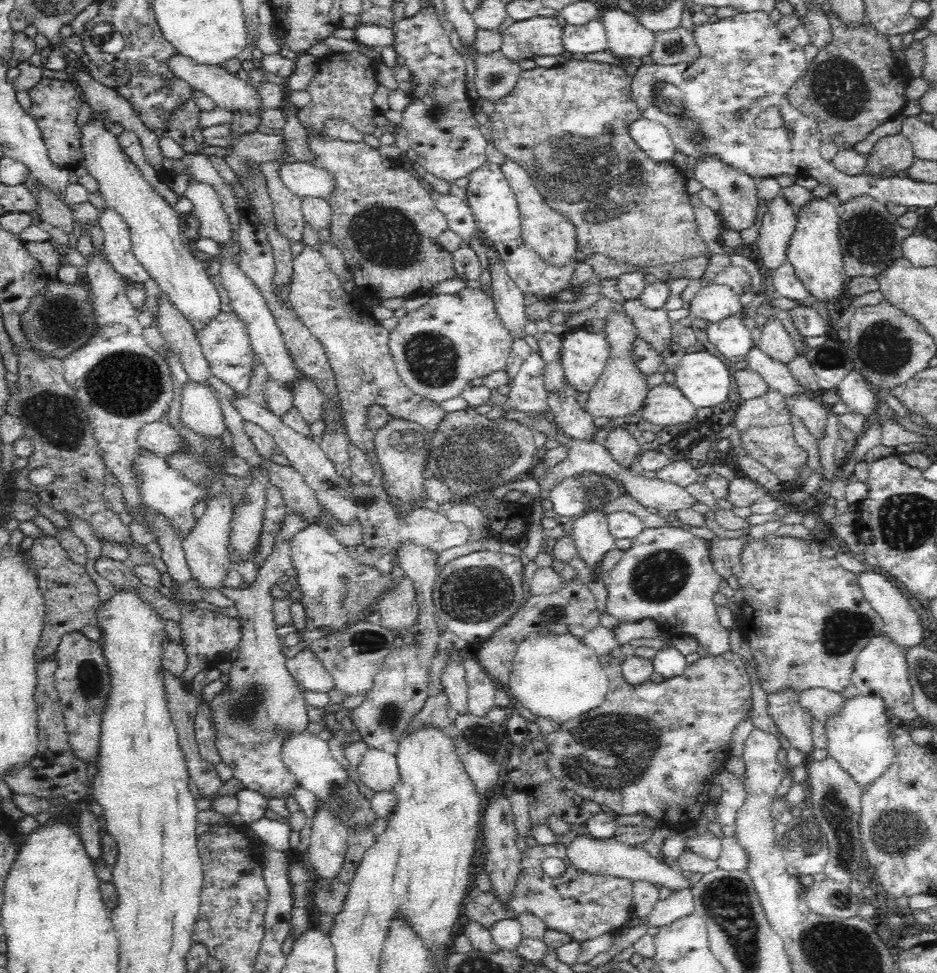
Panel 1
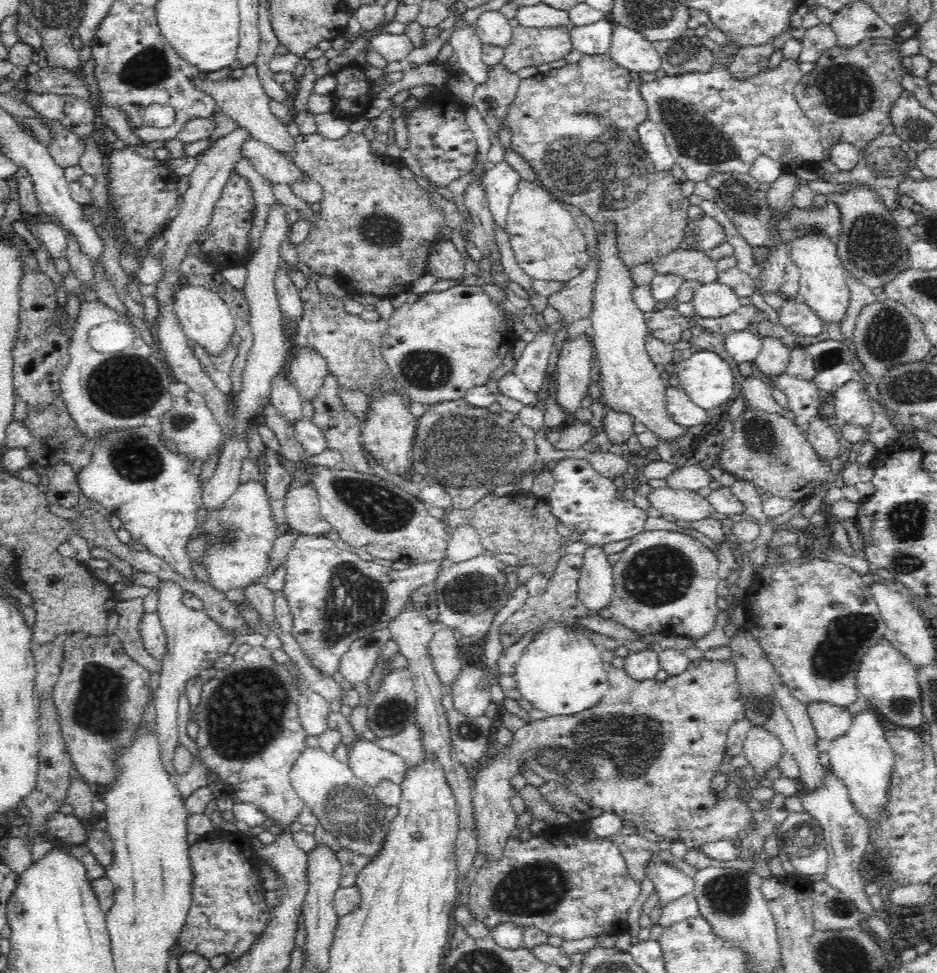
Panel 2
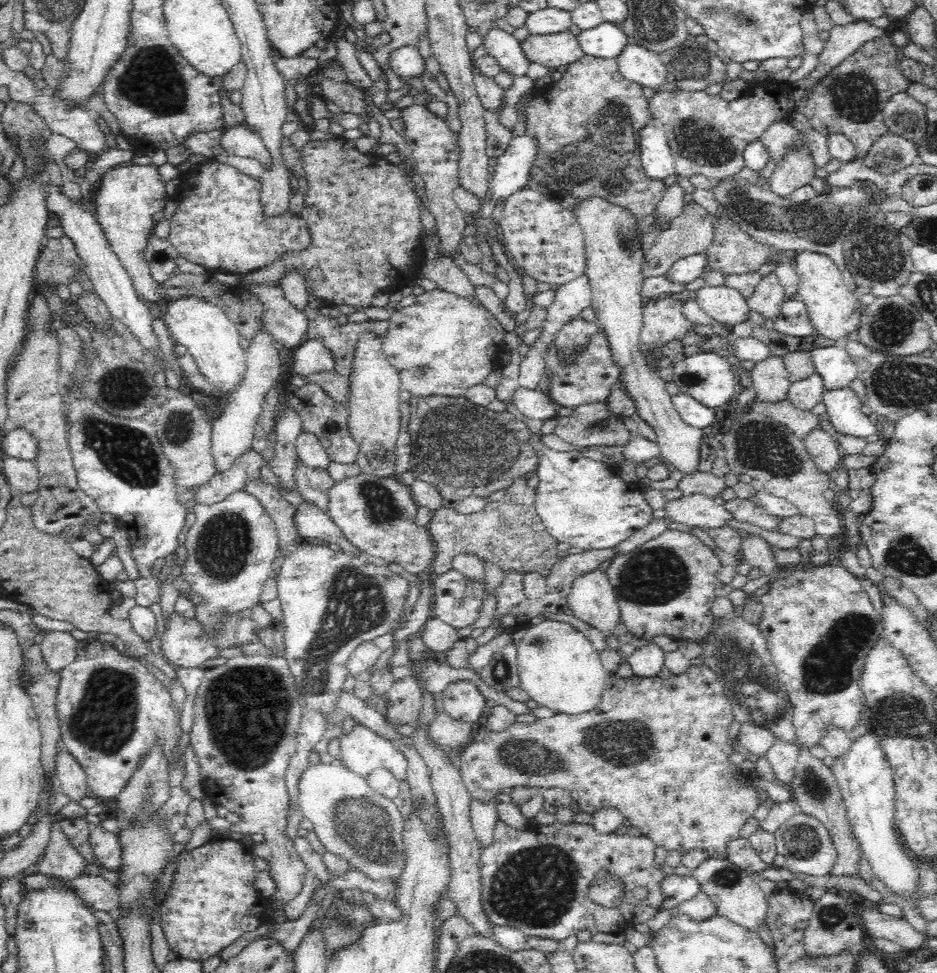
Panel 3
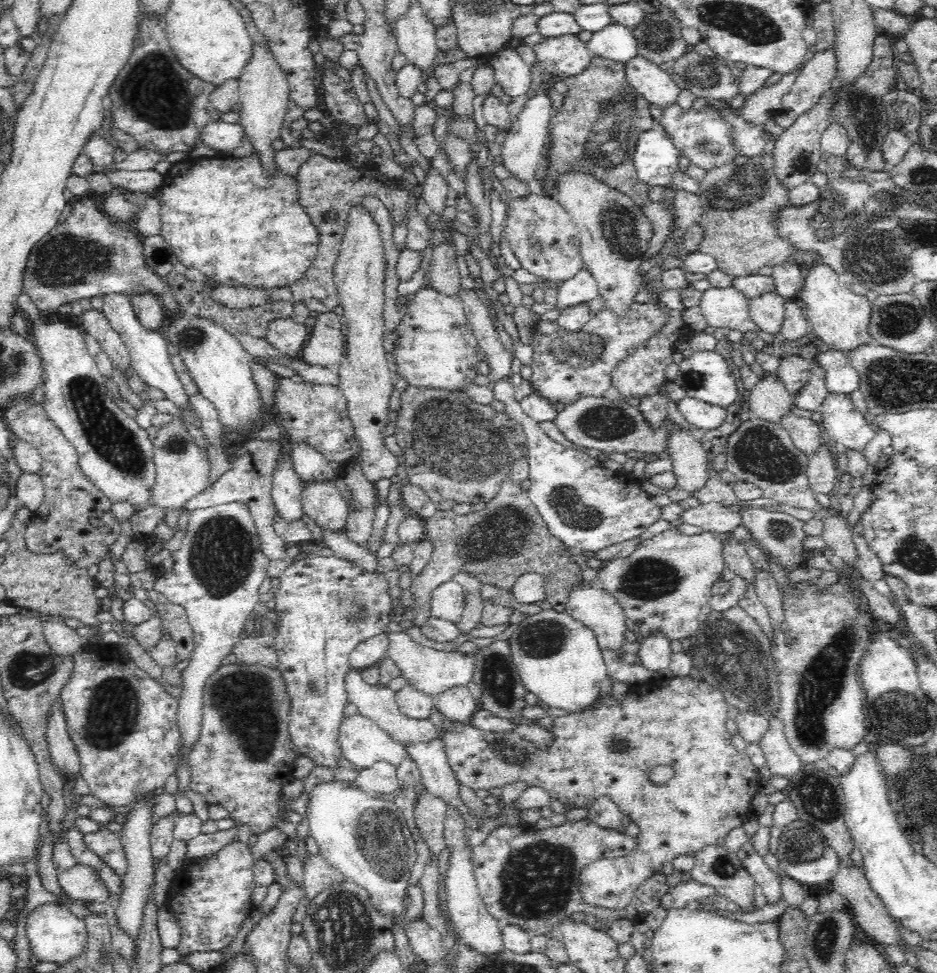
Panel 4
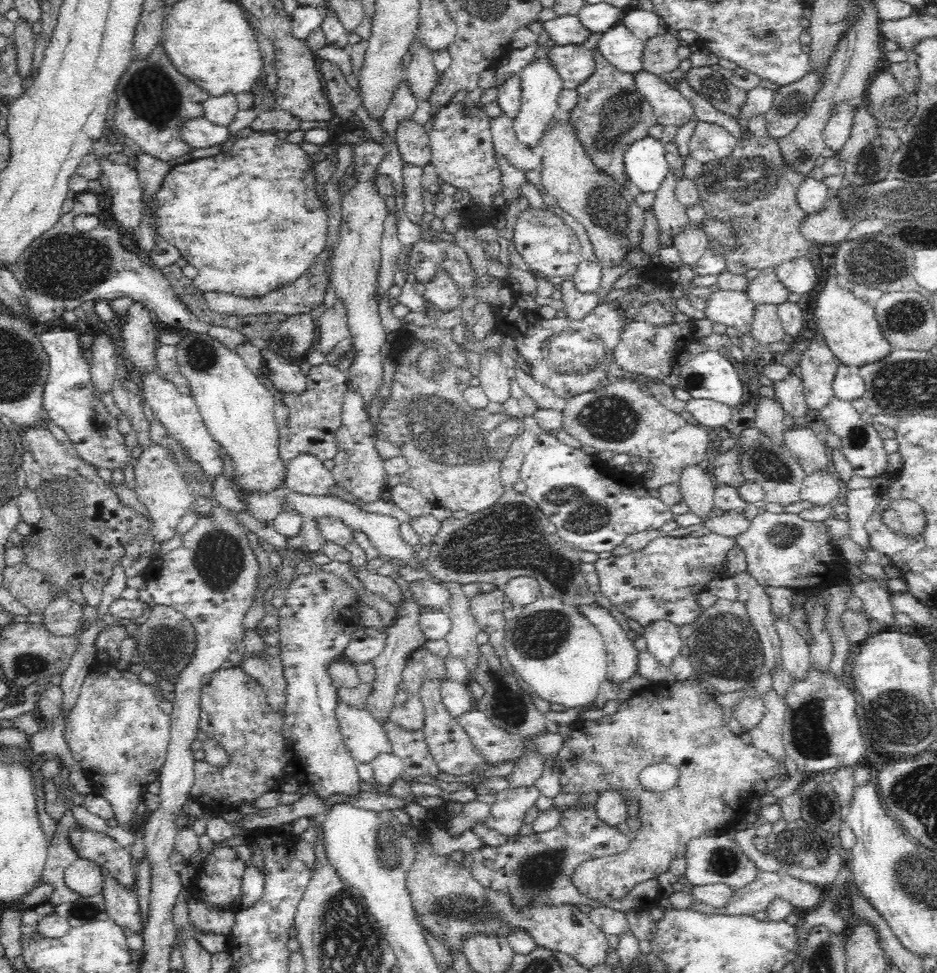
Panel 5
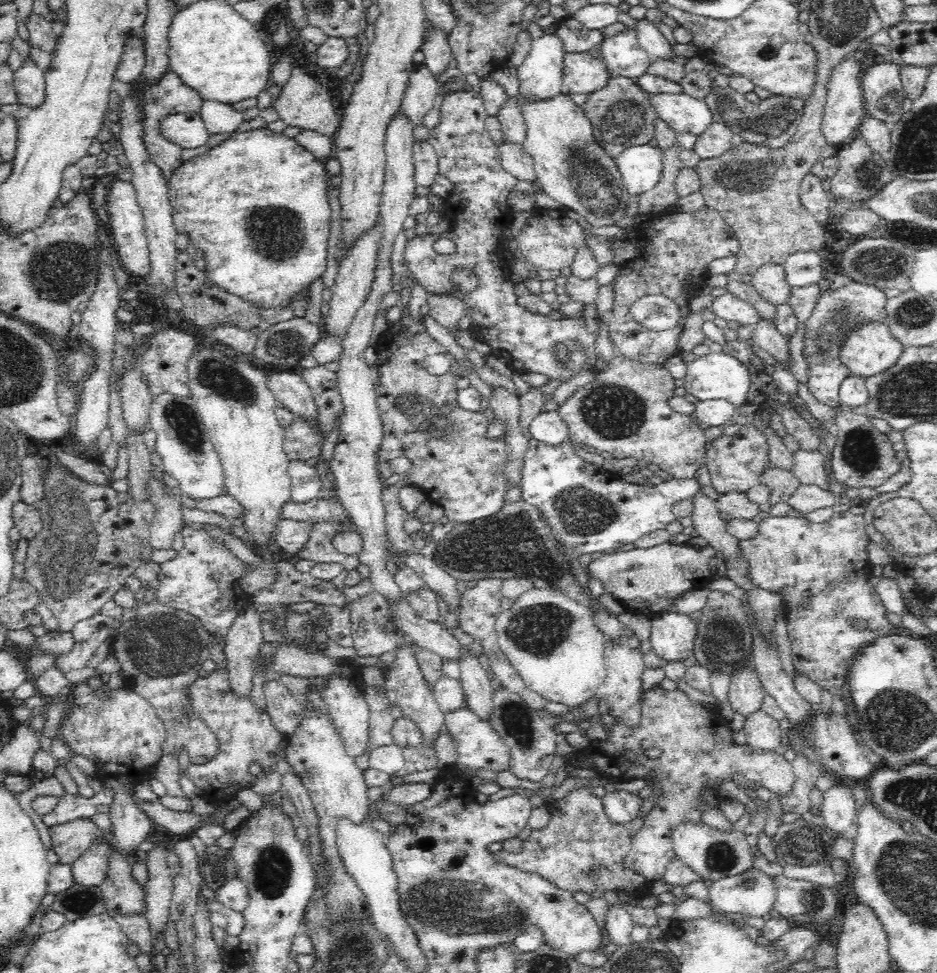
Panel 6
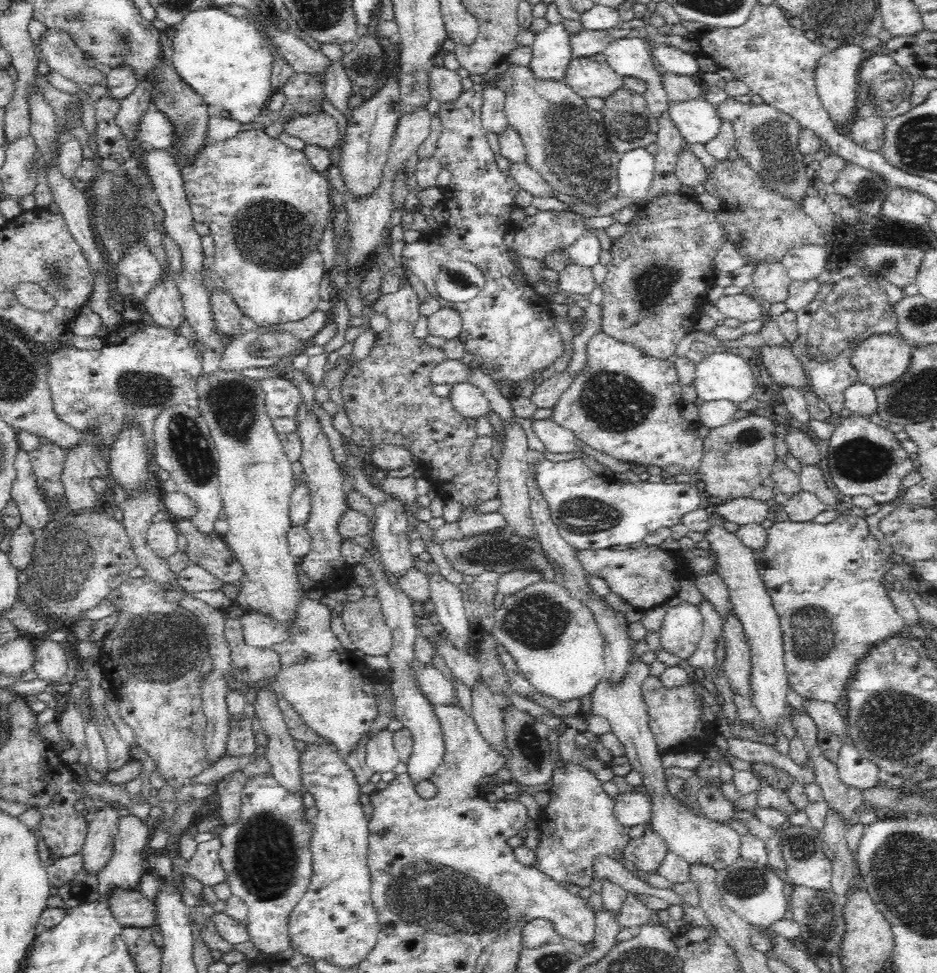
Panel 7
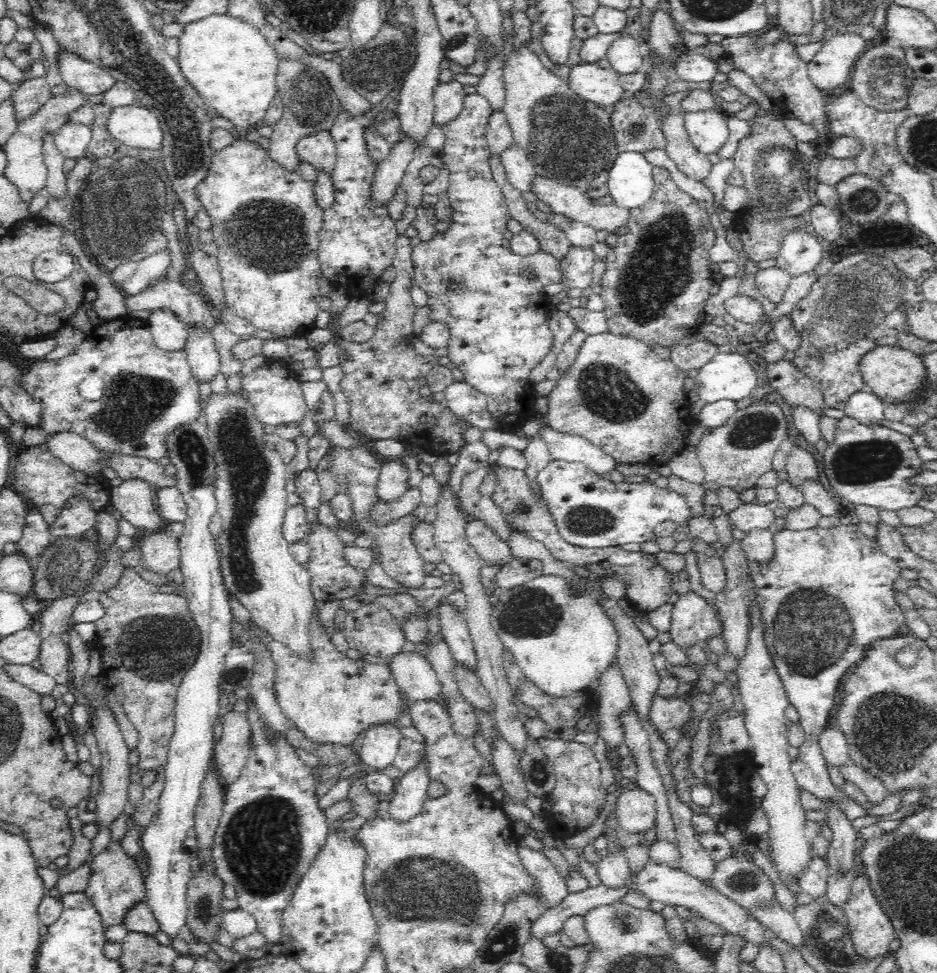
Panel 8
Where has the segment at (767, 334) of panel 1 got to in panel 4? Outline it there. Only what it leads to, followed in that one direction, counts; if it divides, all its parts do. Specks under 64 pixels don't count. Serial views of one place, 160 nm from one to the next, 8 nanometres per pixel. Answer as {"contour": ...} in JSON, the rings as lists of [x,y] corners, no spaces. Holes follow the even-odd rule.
{"contour":[[[765,374],[751,390],[749,405],[755,418],[778,424],[794,404],[788,391],[776,380],[775,375]]]}

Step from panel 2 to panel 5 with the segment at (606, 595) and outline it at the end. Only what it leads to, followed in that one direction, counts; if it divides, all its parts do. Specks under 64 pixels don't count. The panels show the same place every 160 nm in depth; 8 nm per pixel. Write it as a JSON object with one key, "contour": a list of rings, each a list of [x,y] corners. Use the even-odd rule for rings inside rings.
{"contour":[[[600,605],[578,606],[586,618],[601,632],[607,655],[606,680],[614,686],[622,686],[640,670],[638,652],[620,623],[610,611]]]}

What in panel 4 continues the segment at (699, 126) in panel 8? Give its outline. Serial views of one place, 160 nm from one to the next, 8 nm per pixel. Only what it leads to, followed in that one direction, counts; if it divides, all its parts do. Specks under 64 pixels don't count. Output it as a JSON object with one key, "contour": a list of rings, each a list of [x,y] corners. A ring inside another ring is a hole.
{"contour":[[[639,54],[625,68],[628,84],[649,104],[661,111],[678,105],[681,90],[665,67],[658,67]]]}

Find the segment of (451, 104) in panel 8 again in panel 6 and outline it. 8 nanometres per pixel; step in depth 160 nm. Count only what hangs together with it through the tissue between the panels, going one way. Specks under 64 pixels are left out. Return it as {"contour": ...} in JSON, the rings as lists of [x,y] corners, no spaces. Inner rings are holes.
{"contour":[[[436,28],[422,46],[425,55],[424,67],[430,71],[434,79],[442,78],[442,74],[454,65],[452,50],[448,45],[448,36]]]}

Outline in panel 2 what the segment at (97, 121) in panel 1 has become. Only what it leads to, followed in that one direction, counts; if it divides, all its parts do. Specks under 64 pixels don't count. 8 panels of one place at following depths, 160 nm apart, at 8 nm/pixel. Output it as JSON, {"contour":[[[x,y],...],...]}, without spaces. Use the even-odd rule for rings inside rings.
{"contour":[[[180,284],[174,300],[175,317],[184,336],[204,349],[209,358],[220,358],[229,350],[234,338],[235,320],[230,308],[215,292],[207,288]]]}

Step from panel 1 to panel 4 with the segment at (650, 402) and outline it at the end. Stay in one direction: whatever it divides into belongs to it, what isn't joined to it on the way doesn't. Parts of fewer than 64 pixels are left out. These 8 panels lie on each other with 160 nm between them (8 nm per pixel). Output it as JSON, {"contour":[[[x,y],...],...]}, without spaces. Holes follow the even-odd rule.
{"contour":[[[685,396],[677,402],[677,408],[688,423],[696,428],[714,430],[724,424],[726,420],[726,407],[702,402],[691,396]]]}

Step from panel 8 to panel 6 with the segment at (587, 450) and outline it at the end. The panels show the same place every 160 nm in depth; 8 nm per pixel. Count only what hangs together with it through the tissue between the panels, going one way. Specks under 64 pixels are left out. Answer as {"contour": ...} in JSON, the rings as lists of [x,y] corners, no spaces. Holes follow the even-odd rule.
{"contour":[[[558,411],[537,414],[529,424],[529,433],[532,439],[548,446],[560,446],[564,440],[569,440],[568,425],[562,420]]]}

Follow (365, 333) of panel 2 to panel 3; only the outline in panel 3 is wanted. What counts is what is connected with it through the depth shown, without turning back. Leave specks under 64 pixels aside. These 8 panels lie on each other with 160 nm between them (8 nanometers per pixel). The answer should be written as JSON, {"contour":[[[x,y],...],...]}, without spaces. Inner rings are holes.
{"contour":[[[306,308],[305,316],[310,320],[310,330],[308,338],[322,337],[326,346],[332,349],[332,355],[336,357],[334,372],[342,375],[349,375],[351,371],[353,354],[355,351],[356,341],[362,331],[373,330],[384,336],[389,321],[375,320],[374,322],[348,322],[346,327],[340,327],[336,318],[324,318],[320,315],[320,310]]]}

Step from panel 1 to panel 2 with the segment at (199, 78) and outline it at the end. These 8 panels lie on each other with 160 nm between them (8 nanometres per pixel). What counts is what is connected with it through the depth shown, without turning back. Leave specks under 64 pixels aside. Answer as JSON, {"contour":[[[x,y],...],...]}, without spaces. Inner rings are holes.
{"contour":[[[255,62],[246,68],[245,74],[241,78],[227,77],[218,82],[208,78],[207,80],[198,80],[198,86],[201,87],[202,91],[209,92],[215,99],[218,109],[236,120],[238,126],[246,129],[256,140],[271,146],[287,159],[292,159],[293,155],[296,157],[296,138],[288,133],[286,124],[271,113],[269,108],[270,98],[259,82]]]}

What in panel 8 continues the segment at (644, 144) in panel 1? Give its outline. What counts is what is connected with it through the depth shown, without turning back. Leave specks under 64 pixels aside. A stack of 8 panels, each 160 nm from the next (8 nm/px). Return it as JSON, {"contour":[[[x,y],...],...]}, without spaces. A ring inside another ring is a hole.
{"contour":[[[643,153],[618,154],[608,170],[605,192],[616,206],[638,209],[650,200],[653,191],[652,164]]]}

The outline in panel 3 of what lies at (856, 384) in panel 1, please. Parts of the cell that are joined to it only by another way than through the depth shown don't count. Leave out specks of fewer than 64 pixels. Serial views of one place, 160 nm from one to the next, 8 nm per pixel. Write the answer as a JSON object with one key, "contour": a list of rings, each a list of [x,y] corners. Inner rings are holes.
{"contour":[[[851,387],[827,390],[823,394],[823,401],[830,422],[838,434],[856,438],[868,438],[875,434],[877,429],[874,421],[868,412],[864,412],[862,399]]]}

